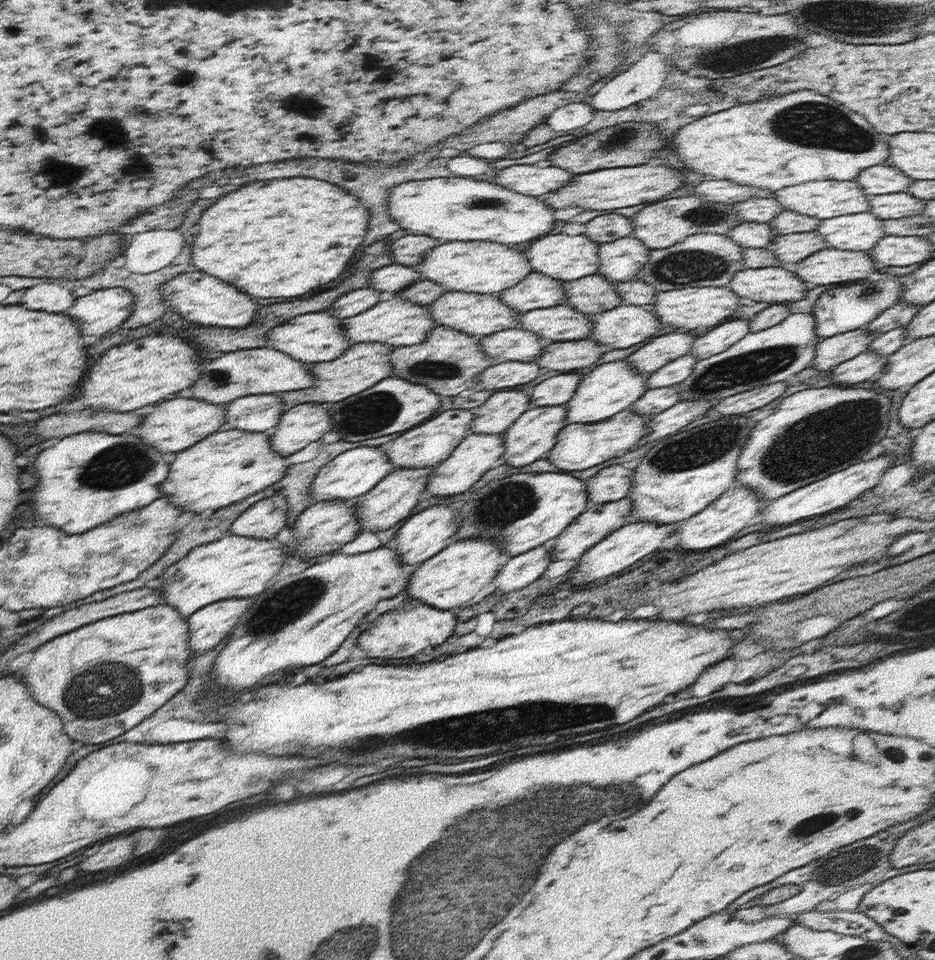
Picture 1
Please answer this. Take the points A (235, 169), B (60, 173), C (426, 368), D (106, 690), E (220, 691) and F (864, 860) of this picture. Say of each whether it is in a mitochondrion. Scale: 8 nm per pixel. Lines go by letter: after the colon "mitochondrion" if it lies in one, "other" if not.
A: other
B: mitochondrion
C: mitochondrion
D: mitochondrion
E: other
F: mitochondrion

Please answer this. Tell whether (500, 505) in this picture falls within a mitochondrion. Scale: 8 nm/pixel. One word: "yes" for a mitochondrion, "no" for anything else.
yes

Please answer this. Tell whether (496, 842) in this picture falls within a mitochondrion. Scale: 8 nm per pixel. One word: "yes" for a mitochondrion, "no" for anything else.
yes

